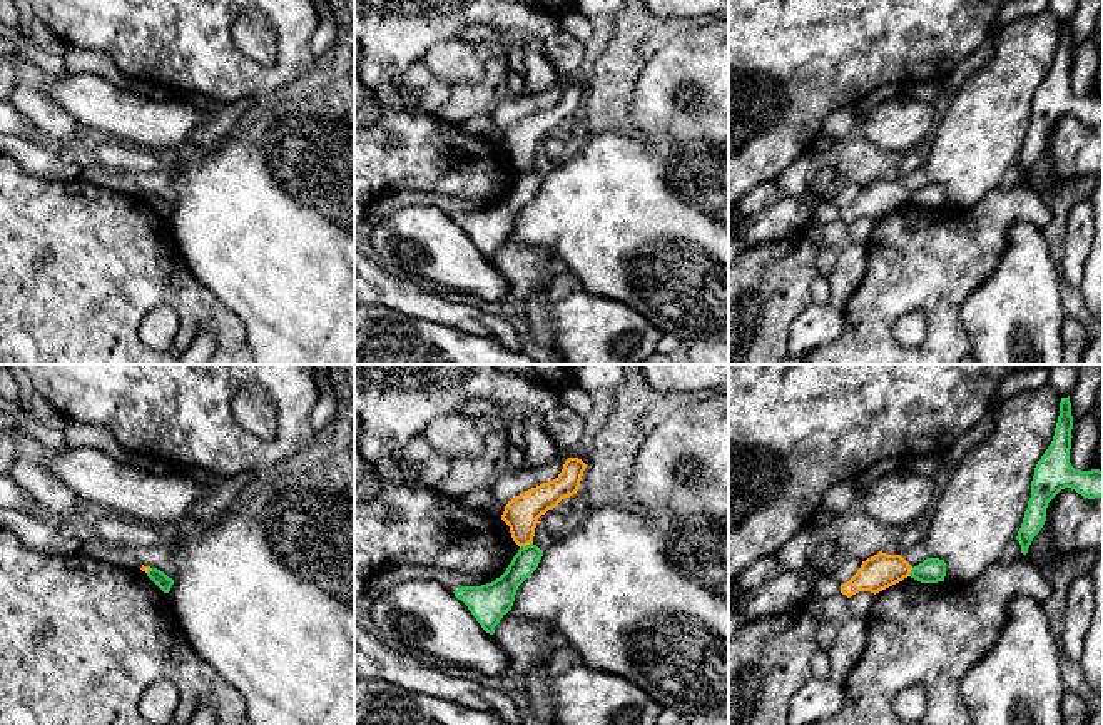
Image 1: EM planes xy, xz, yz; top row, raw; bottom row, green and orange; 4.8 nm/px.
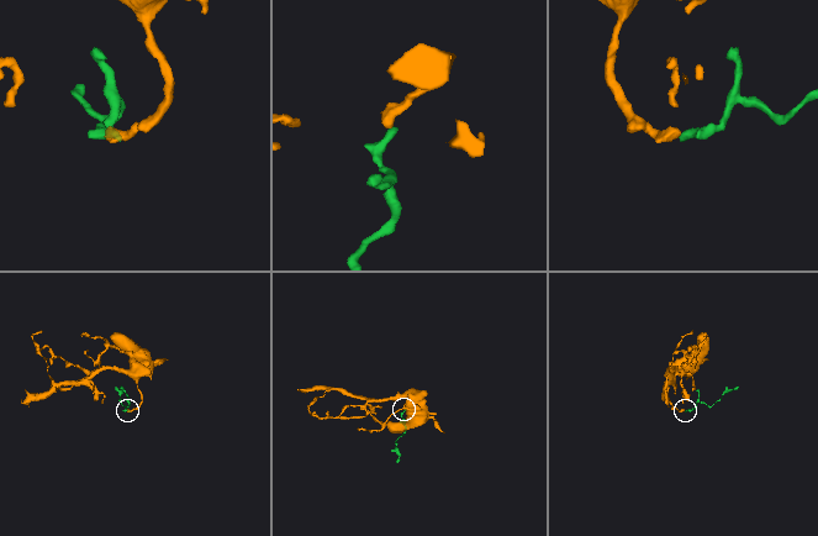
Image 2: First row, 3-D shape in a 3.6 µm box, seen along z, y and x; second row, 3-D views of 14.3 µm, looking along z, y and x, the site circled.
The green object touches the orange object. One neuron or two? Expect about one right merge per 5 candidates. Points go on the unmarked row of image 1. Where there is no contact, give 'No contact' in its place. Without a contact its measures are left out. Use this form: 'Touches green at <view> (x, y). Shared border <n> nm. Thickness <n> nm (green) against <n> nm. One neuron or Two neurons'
Touches green at xz (527, 171). Shared border 70 nm. Thickness 120 nm (green) against 160 nm. Two neurons

